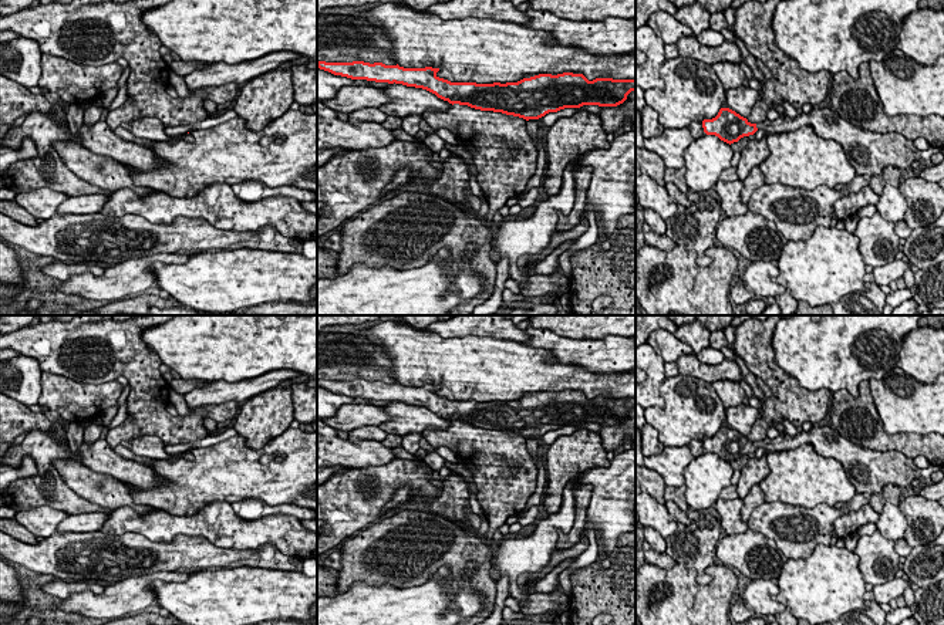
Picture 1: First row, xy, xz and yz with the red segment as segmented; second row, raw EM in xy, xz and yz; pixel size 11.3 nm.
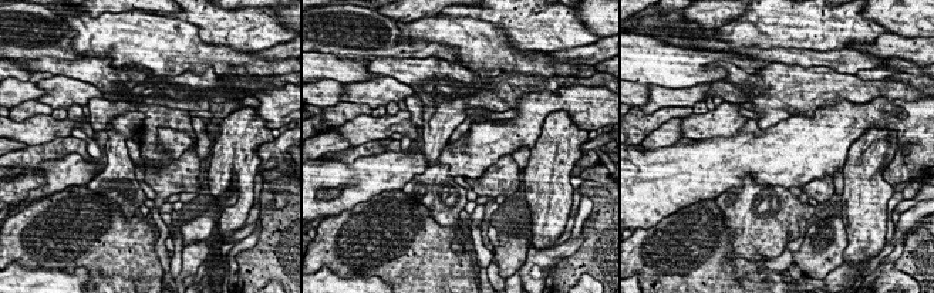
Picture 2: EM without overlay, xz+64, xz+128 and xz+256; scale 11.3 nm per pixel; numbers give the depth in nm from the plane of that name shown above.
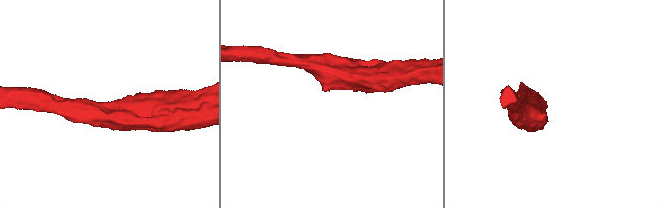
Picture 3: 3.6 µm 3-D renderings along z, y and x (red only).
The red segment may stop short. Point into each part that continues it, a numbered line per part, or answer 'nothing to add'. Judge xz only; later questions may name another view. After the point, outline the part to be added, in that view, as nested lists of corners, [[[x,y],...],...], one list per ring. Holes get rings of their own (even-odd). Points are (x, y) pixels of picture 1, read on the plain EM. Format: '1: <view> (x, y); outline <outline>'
nothing to add

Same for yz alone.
1: yz (869, 470); outline [[[815,425],[809,432],[793,436],[766,438],[756,442],[756,446],[768,452],[783,452],[805,443],[810,443],[817,455],[839,460],[856,493],[876,494],[887,483],[907,489],[913,480],[918,477],[930,479],[940,469],[934,464],[920,469],[914,464],[914,459],[906,457],[901,452],[877,452],[854,445],[826,425]]]

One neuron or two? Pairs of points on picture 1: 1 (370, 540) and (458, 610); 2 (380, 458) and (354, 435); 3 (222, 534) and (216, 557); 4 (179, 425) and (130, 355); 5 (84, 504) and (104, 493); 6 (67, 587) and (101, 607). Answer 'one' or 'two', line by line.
1: two
2: two
3: two
4: one
5: two
6: two

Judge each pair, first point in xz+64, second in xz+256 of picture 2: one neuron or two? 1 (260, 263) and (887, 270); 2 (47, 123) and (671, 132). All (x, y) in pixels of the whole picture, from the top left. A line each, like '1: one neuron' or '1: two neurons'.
1: two neurons
2: two neurons

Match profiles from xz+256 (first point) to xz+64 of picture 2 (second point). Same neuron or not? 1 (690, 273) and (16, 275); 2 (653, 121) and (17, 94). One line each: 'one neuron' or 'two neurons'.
1: two neurons
2: two neurons

